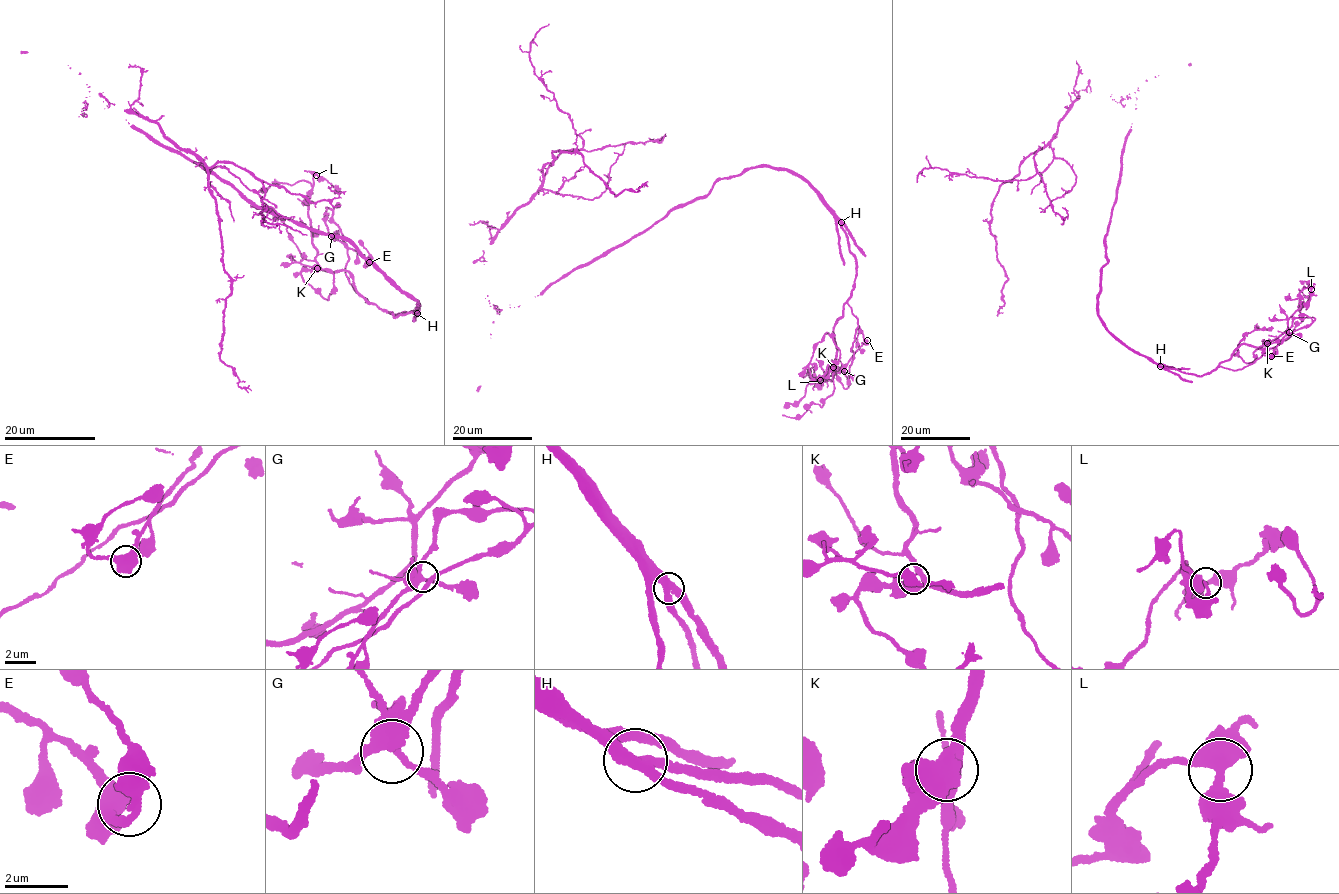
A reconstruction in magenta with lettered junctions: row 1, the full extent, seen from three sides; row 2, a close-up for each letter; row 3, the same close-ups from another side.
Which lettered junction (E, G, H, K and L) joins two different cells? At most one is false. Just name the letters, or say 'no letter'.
no letter

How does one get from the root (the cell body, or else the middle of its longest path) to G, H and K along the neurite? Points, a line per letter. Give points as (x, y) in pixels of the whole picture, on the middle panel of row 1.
G: (615, 248), (723, 178), (788, 169), (820, 194), (855, 258), (848, 304), (857, 328), (844, 371)
H: (615, 248), (673, 210), (705, 197), (723, 178), (766, 165), (788, 169), (820, 194), (841, 222)
K: (615, 248), (723, 178), (788, 169), (820, 194), (855, 258), (833, 367)

